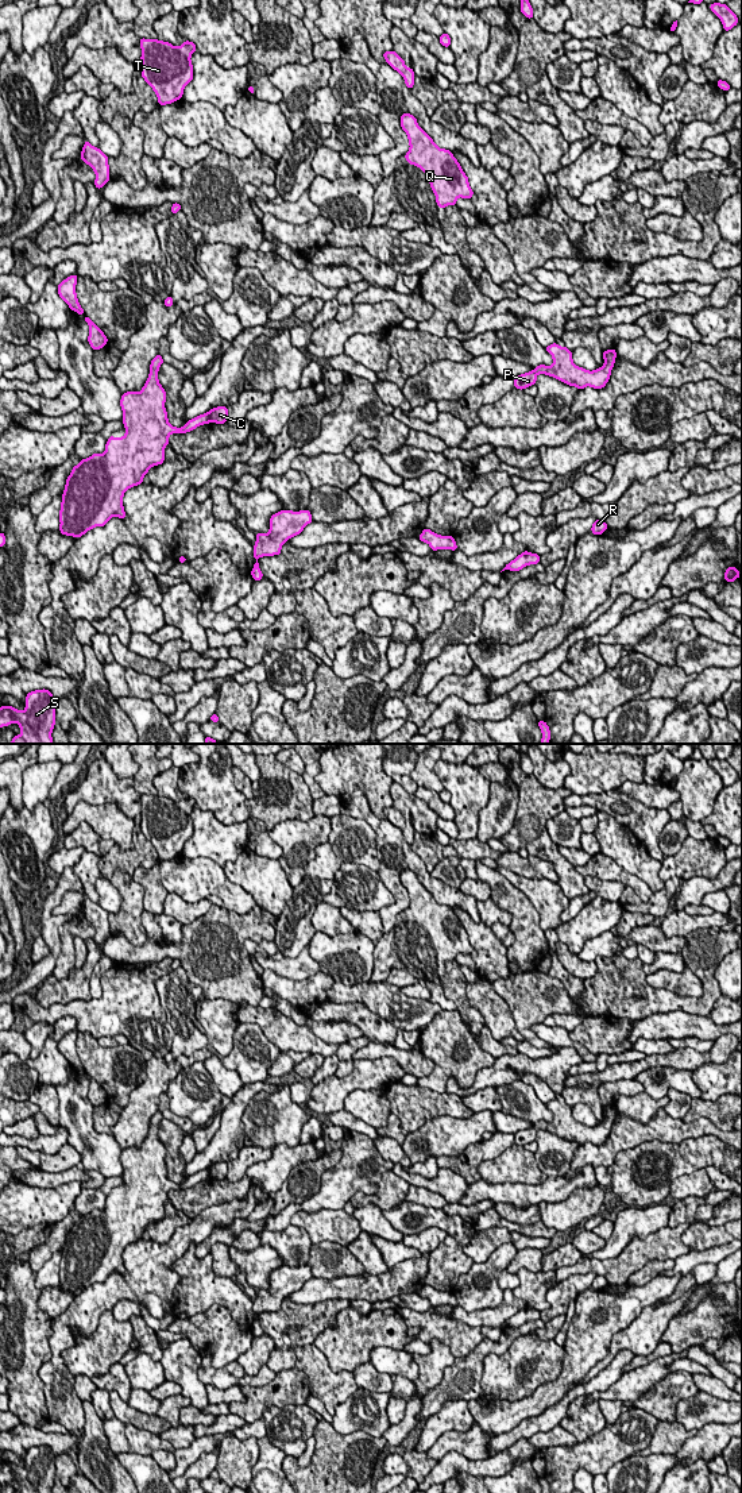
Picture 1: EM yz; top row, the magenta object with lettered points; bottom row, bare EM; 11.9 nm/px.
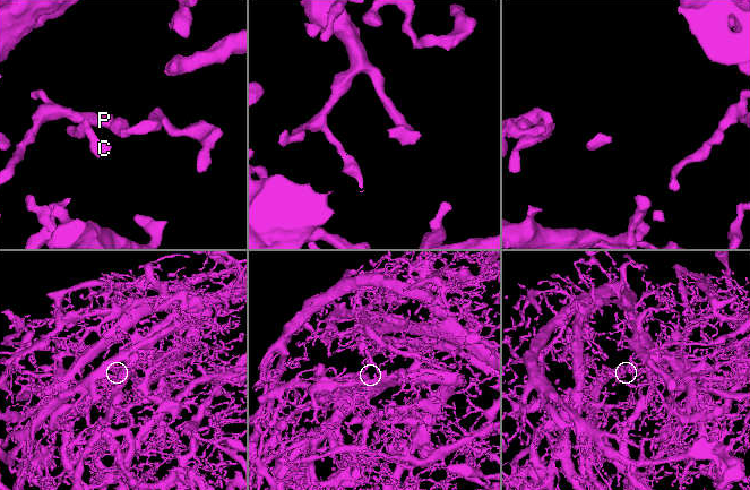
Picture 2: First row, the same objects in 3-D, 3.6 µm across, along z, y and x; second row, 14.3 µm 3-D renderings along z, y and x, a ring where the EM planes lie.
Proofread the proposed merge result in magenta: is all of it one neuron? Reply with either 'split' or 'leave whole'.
leave whole

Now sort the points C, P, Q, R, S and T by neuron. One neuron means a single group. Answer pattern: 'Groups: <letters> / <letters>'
Groups: C P Q R S T

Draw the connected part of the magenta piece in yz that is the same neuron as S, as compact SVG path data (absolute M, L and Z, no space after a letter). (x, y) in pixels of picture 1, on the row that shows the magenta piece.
M43 688L26 697L26 709L0 707L0 728L16 722L22 730L11 744L53 744L51 732L55 725L55 698Z

